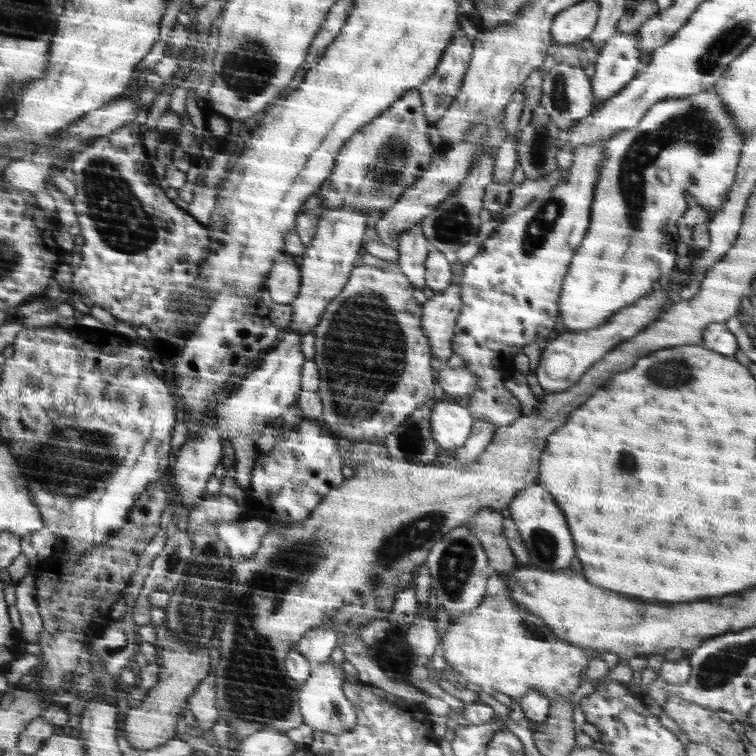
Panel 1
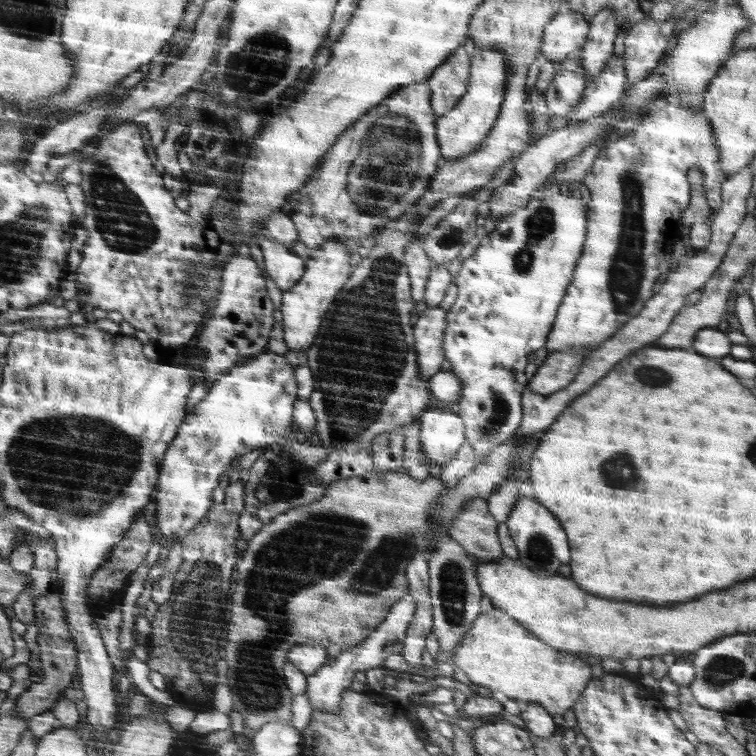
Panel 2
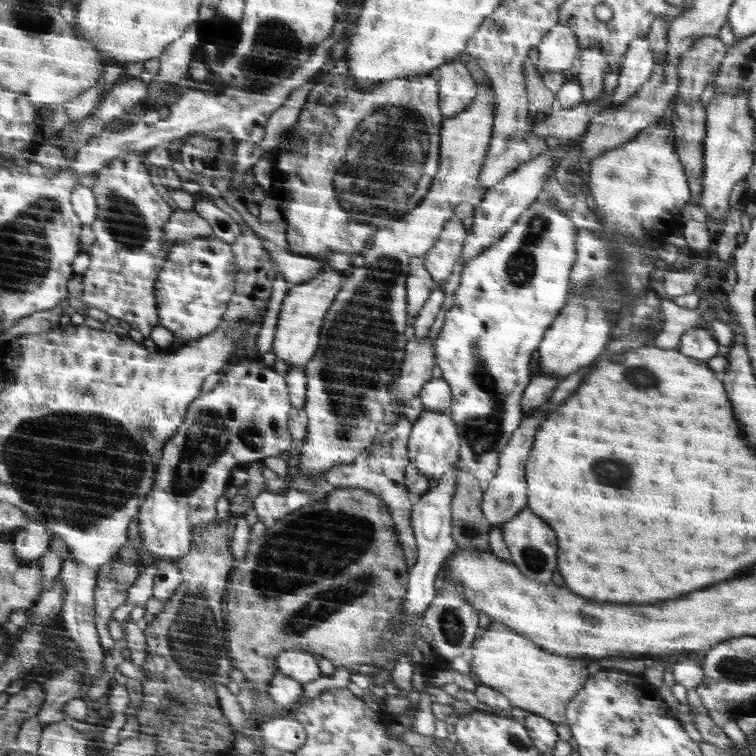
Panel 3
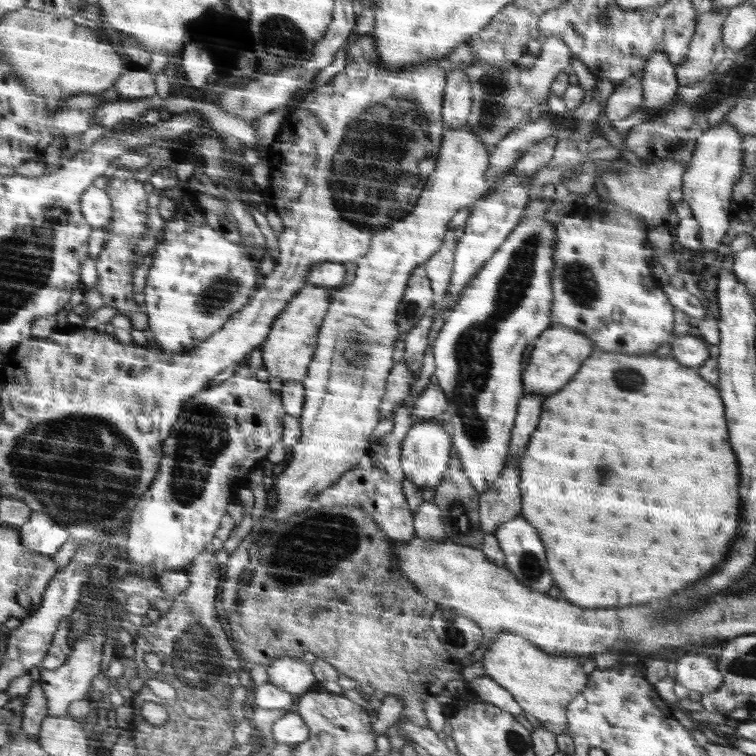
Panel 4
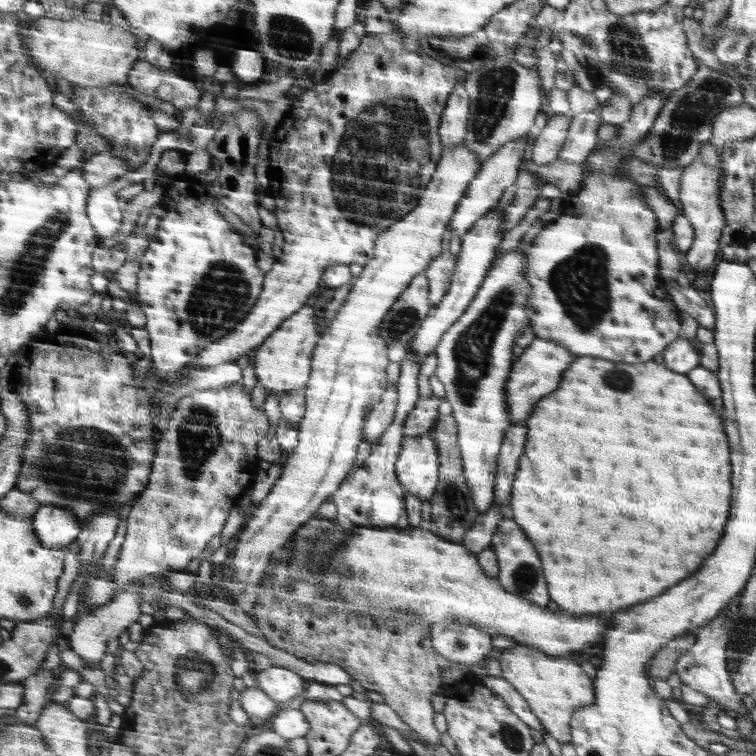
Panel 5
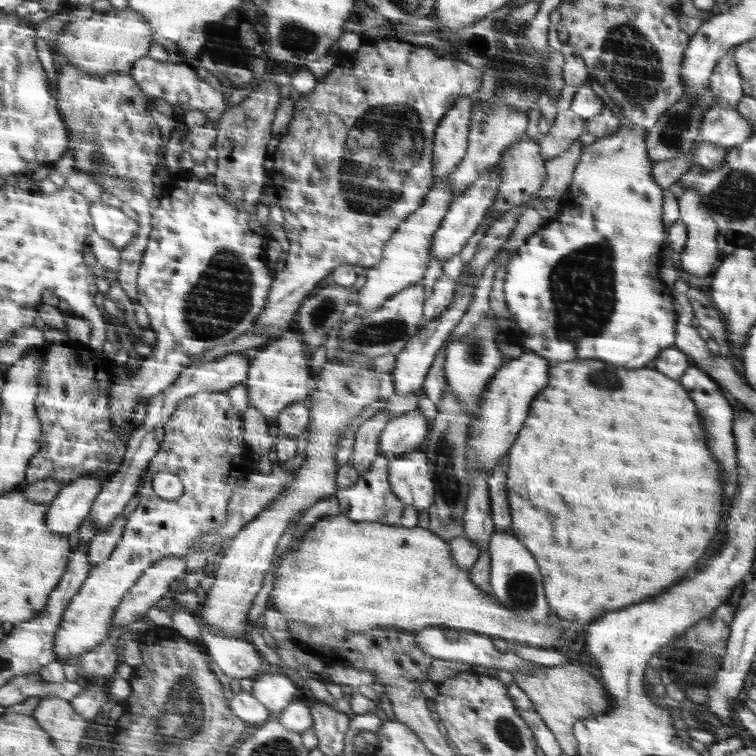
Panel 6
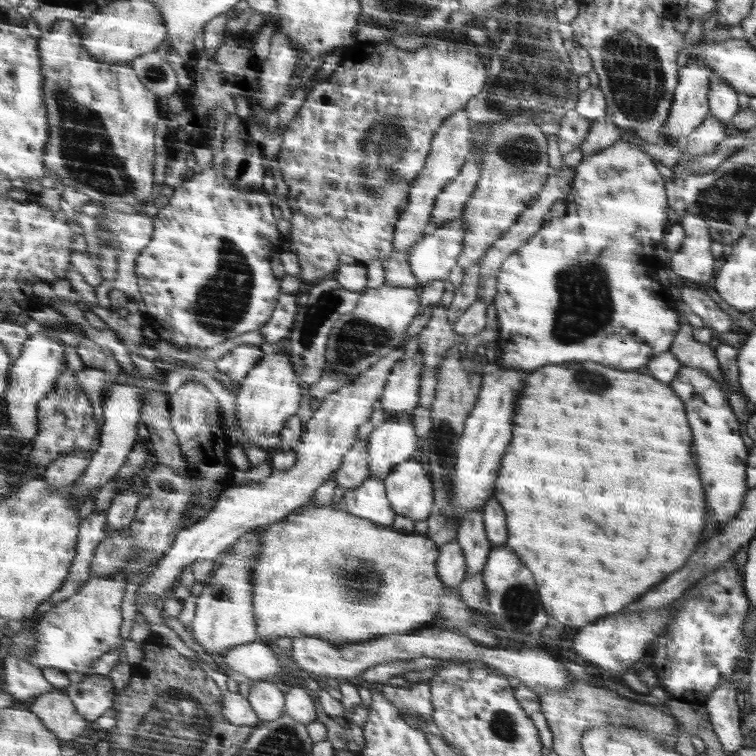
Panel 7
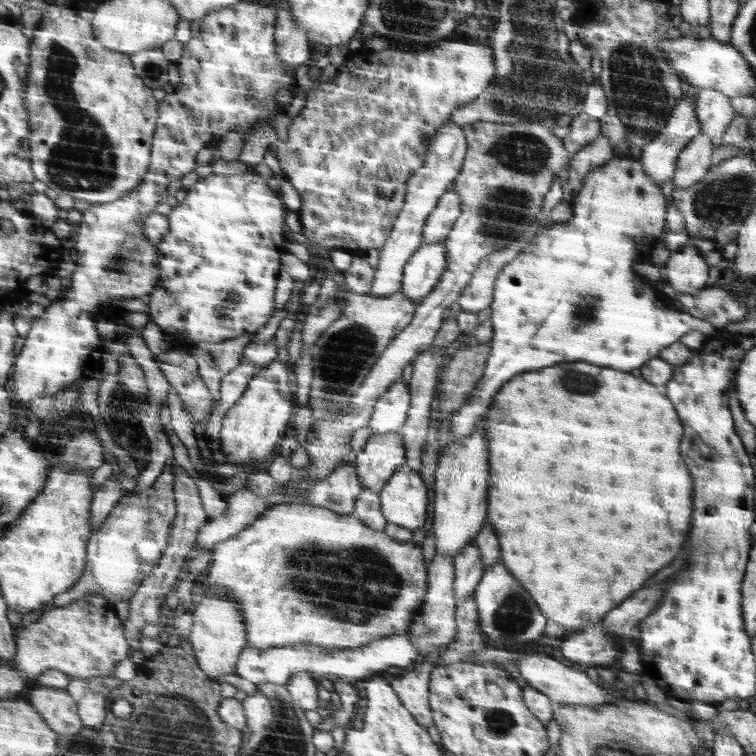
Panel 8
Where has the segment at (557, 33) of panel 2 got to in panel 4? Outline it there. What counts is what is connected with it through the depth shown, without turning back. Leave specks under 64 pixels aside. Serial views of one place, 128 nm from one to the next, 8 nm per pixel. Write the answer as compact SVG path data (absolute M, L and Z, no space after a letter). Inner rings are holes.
M544 37L541 39L541 46L542 51L530 68L518 66L510 68L510 71L499 71L498 68L482 64L478 60L470 61L463 67L473 86L473 108L468 125L490 150L508 133L514 132L514 129L525 123L526 117L530 116L530 109L549 97L558 74L570 69L574 54L562 37Z

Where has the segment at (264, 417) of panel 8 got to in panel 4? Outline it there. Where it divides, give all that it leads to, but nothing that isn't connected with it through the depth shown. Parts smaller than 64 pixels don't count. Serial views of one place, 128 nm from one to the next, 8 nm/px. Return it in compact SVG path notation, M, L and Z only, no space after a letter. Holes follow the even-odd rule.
M306 282L304 287L290 299L290 304L282 310L281 316L274 321L269 336L261 345L263 364L270 376L277 376L284 381L302 380L309 370L317 350L316 336L320 336L322 318L329 310L330 287Z

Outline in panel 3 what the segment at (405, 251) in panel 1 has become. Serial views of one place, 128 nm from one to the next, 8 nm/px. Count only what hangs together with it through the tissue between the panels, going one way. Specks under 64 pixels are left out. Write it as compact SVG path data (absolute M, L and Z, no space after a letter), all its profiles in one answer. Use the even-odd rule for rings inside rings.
M412 257L408 276L408 310L414 318L421 312L425 302L429 300L430 291L436 283L433 275L425 266L423 257Z

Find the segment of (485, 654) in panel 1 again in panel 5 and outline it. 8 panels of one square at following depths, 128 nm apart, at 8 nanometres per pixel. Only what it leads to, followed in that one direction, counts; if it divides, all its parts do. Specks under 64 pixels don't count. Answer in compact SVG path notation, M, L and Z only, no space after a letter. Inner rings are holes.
M518 644L512 650L504 649L497 658L505 678L526 700L528 709L540 720L542 726L560 743L573 741L572 718L574 710L591 706L594 702L592 680L580 670L574 660L547 655L541 650Z

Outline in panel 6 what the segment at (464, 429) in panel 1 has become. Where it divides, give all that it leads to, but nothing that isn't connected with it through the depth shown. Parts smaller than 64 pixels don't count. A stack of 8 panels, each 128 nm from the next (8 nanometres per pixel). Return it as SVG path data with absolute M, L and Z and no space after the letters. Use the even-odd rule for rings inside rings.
M418 448L389 462L388 484L405 506L414 506L420 512L436 501L431 471L428 455Z

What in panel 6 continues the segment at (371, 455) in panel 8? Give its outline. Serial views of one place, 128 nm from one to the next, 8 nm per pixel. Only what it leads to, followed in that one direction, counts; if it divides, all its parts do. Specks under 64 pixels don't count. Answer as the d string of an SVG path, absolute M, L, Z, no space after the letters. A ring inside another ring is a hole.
M418 408L393 416L388 420L388 425L380 434L378 456L385 456L391 462L402 454L414 452L416 449L422 448L429 435L431 425L429 423L431 422L426 419L426 416Z

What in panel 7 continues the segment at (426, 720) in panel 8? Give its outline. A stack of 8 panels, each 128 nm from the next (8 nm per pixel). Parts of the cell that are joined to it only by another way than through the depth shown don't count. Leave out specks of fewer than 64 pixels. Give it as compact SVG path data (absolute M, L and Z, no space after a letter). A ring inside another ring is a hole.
M427 682L410 683L409 687L382 685L382 694L398 709L408 709L420 715L433 714L432 688Z

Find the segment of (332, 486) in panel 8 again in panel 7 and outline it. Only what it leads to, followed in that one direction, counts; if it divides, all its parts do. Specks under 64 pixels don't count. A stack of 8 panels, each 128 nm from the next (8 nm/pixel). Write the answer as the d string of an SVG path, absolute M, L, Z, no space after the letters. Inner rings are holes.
M357 441L345 455L345 461L337 470L334 481L336 481L336 486L344 489L345 494L345 492L358 488L364 480L369 478L370 474L368 444Z

